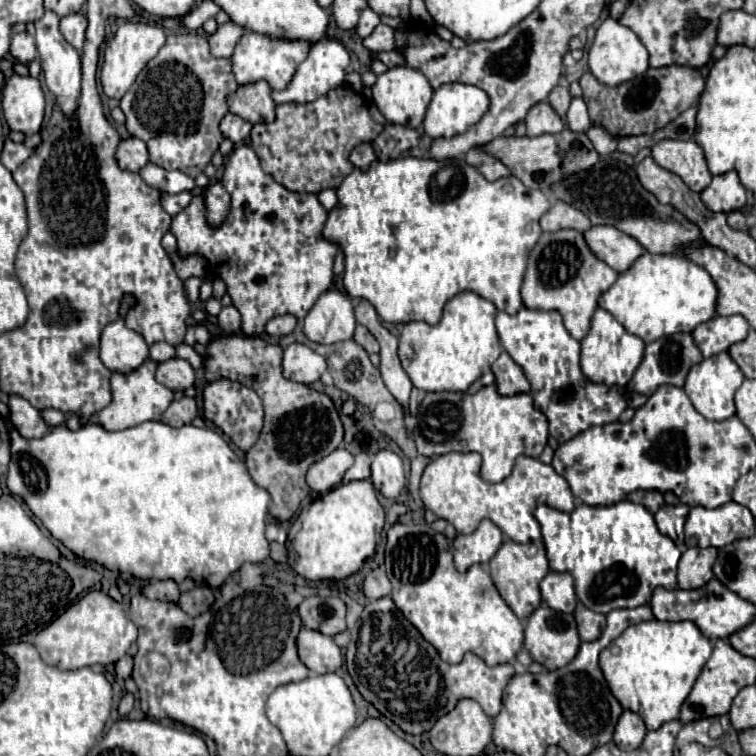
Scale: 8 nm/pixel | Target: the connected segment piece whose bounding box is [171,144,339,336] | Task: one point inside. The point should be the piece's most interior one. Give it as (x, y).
(269, 251)

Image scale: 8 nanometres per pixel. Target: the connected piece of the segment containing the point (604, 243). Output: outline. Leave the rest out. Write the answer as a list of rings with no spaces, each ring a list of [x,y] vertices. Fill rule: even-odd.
[[[591,226],[583,236],[591,252],[615,268],[615,272],[625,272],[645,252],[635,238],[611,226]]]

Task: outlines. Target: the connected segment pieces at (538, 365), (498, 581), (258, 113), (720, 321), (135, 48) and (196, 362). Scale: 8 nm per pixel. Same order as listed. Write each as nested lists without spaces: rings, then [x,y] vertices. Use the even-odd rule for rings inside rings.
[[[521,308],[517,314],[507,314],[507,312],[497,312],[495,318],[495,326],[497,326],[497,334],[499,334],[499,342],[501,346],[509,352],[509,356],[523,368],[529,384],[531,384],[531,398],[535,408],[539,408],[539,412],[543,412],[549,420],[549,434],[557,440],[557,442],[567,442],[571,438],[575,438],[579,432],[585,432],[591,426],[599,426],[599,424],[609,424],[609,422],[617,422],[621,412],[627,408],[629,404],[629,392],[623,386],[607,386],[607,384],[595,384],[591,380],[587,380],[581,374],[579,368],[579,342],[575,338],[571,338],[571,334],[565,330],[563,320],[559,316],[557,310],[551,312],[543,312],[543,310],[529,310],[529,308]]]
[[[505,540],[503,546],[499,548],[499,552],[491,558],[489,566],[491,566],[493,582],[495,582],[497,590],[499,590],[499,594],[503,596],[503,600],[511,606],[511,610],[521,620],[523,618],[529,618],[531,612],[535,612],[535,608],[541,606],[541,590],[539,590],[539,584],[545,578],[545,574],[549,572],[543,544],[541,542],[519,544],[519,542],[513,542],[513,540]]]
[[[265,80],[241,84],[227,96],[227,106],[231,114],[237,114],[251,124],[271,122],[275,118],[275,102],[271,100],[271,88]]]
[[[713,316],[693,330],[693,340],[705,358],[725,352],[731,344],[741,342],[747,336],[747,320],[735,316]]]
[[[125,22],[117,28],[115,38],[107,44],[103,54],[103,68],[101,68],[101,86],[103,92],[109,98],[121,98],[129,86],[135,82],[137,74],[143,70],[143,66],[159,52],[159,48],[165,44],[165,32],[159,26],[149,26],[143,22]]]
[[[179,344],[179,346],[177,346],[177,356],[183,358],[183,360],[187,360],[195,370],[203,366],[203,358],[201,358],[201,356],[193,350],[193,346],[189,346],[189,344]]]

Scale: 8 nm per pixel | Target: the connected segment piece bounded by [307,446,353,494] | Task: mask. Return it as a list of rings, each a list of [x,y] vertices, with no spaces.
[[[339,446],[335,452],[325,456],[323,460],[311,464],[311,468],[307,470],[309,488],[315,494],[323,494],[335,488],[337,484],[341,484],[341,478],[351,464],[353,464],[353,456],[343,446]]]

